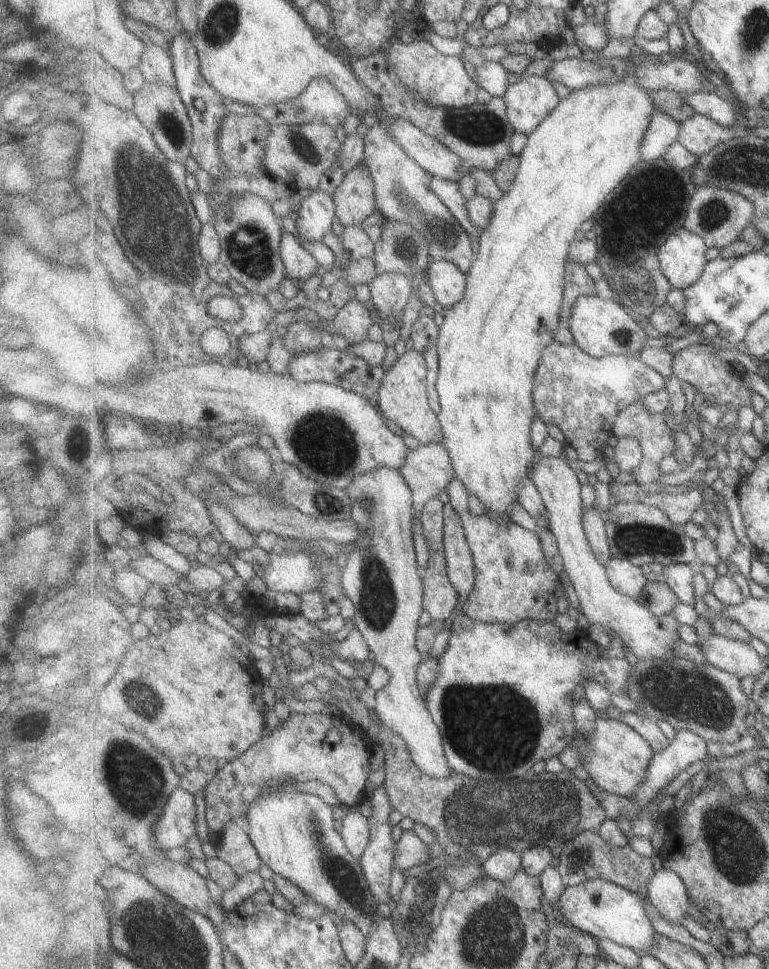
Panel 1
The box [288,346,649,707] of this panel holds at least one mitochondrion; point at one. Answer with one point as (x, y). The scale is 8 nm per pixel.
(322, 442)

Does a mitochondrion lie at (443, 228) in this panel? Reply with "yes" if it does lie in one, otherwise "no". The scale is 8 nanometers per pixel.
yes

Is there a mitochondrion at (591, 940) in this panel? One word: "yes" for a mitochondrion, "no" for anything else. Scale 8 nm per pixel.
no

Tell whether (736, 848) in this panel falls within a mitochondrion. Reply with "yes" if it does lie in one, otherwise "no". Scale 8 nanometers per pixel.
yes

